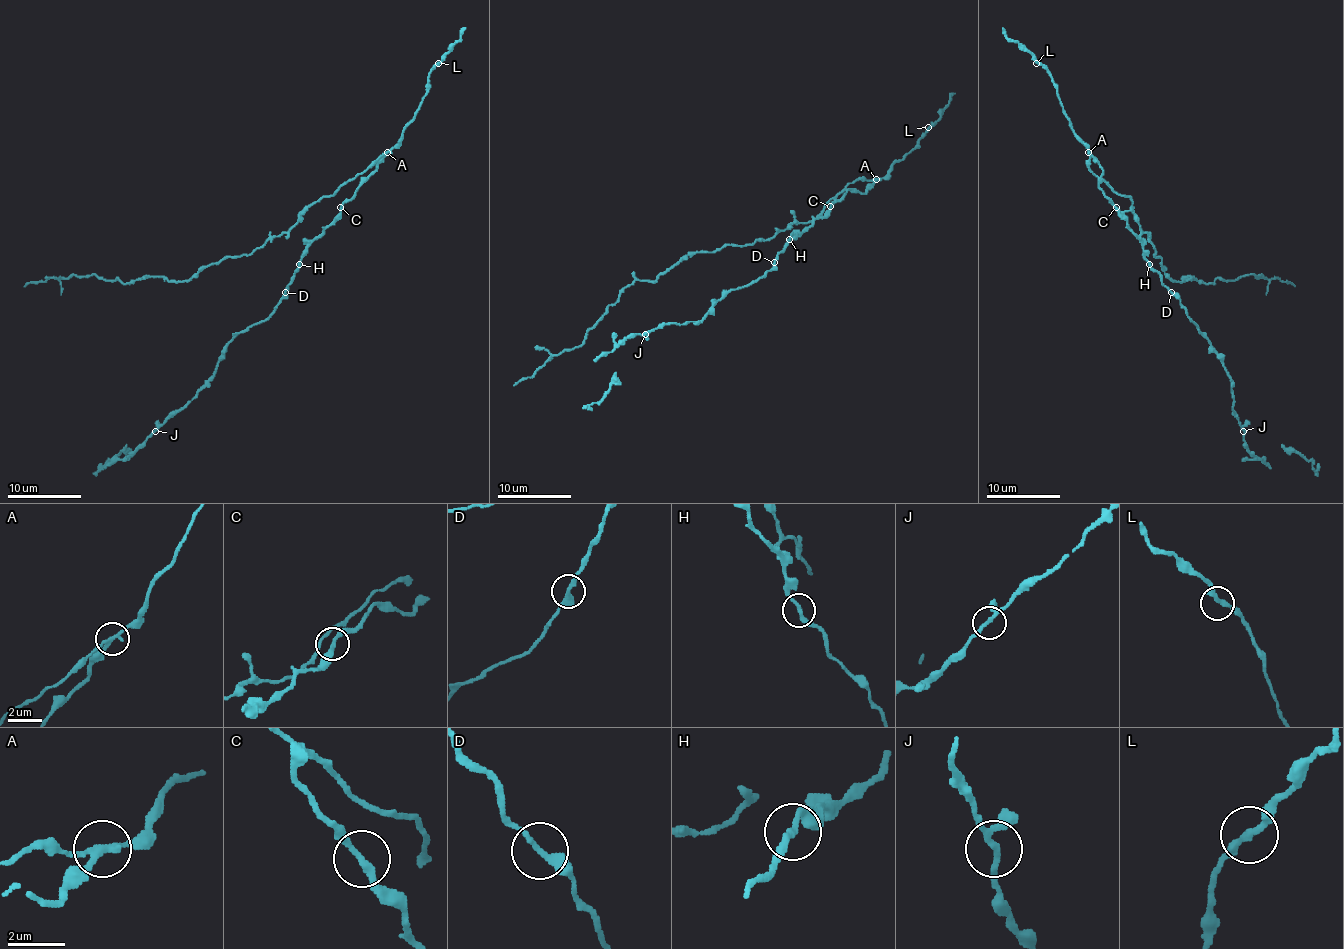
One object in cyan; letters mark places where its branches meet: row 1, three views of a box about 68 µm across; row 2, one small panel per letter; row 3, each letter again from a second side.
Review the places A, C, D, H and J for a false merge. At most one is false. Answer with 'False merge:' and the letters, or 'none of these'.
False merge: A

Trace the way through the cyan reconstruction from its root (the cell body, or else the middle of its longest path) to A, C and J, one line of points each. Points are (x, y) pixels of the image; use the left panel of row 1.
A: (370, 176), (386, 152)
C: (370, 176), (340, 207)
J: (370, 176), (307, 248), (277, 307), (227, 344), (214, 375), (155, 431)

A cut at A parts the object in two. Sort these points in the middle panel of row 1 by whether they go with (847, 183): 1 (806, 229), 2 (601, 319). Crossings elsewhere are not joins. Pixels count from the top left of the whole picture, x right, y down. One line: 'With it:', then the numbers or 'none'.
With it: 2

